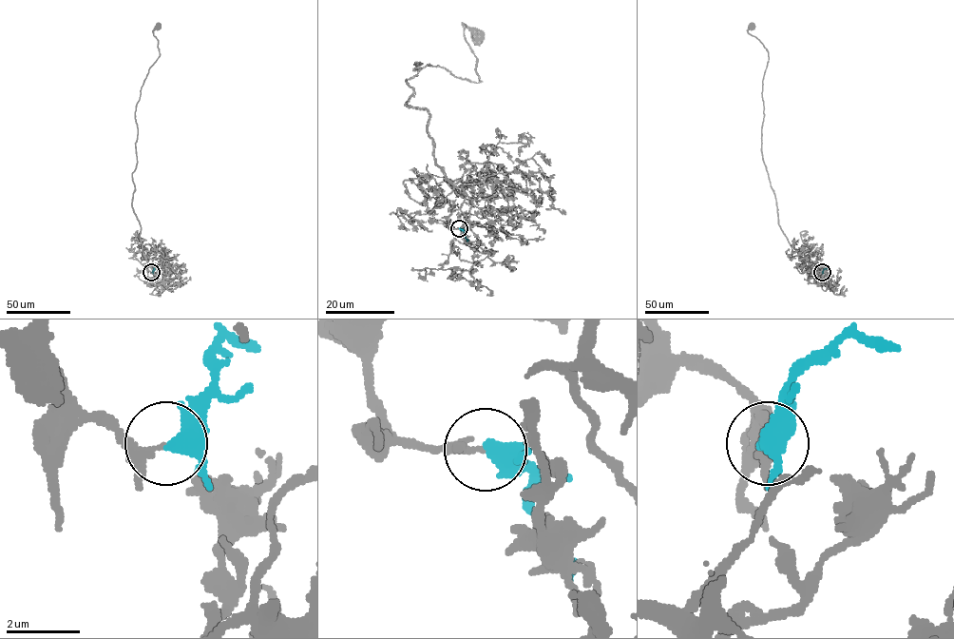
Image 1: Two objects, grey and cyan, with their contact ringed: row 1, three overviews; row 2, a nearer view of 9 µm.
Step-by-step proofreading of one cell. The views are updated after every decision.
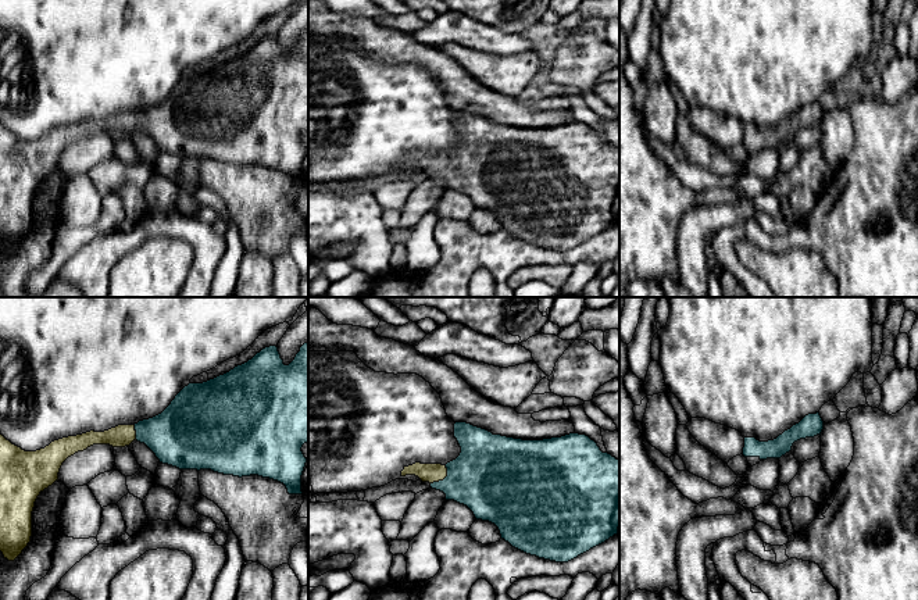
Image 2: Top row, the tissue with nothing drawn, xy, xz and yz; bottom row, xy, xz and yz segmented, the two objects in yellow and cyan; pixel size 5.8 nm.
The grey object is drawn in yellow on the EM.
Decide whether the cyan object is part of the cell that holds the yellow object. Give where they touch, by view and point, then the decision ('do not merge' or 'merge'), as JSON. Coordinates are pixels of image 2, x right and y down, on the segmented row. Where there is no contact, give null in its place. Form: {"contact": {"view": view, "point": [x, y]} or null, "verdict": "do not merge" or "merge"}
{"contact": {"view": "xz", "point": [443, 478]}, "verdict": "merge"}

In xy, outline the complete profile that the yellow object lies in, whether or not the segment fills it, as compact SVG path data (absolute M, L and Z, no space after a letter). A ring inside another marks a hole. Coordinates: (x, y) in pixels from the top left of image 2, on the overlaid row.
M308 342L289 365L283 364L278 347L269 346L224 375L203 383L189 383L161 414L135 425L62 438L36 451L25 451L0 435L0 551L4 558L14 561L31 542L35 501L58 481L60 468L68 457L93 444L125 447L133 440L144 443L160 462L179 469L211 469L239 478L258 475L283 483L289 494L301 494L301 475L307 462L301 447L308 443Z

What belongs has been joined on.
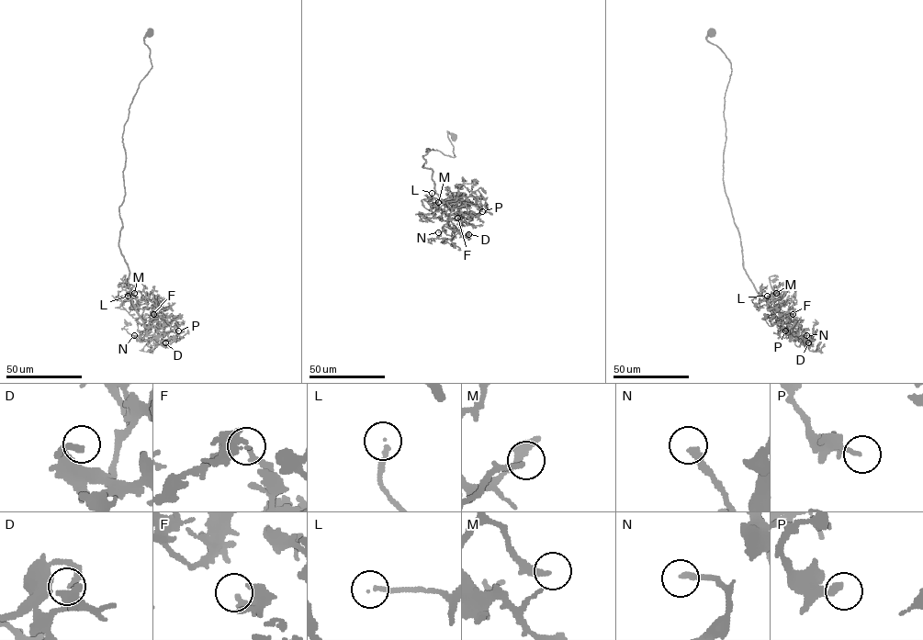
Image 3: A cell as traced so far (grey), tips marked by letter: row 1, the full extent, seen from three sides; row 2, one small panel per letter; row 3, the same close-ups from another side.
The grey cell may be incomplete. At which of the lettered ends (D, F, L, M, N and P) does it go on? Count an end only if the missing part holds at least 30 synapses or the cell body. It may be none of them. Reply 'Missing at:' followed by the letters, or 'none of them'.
Missing at: L, M, N

